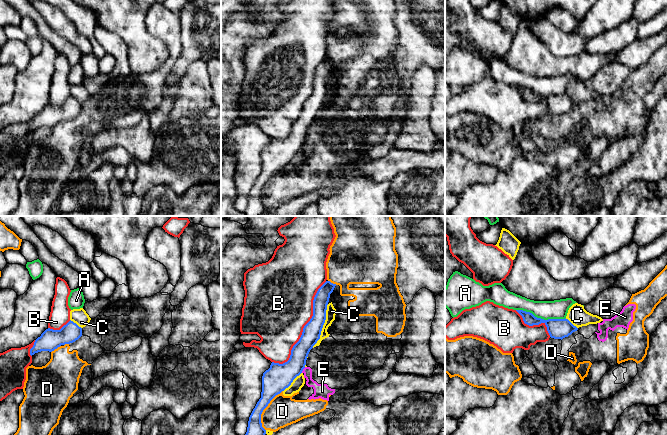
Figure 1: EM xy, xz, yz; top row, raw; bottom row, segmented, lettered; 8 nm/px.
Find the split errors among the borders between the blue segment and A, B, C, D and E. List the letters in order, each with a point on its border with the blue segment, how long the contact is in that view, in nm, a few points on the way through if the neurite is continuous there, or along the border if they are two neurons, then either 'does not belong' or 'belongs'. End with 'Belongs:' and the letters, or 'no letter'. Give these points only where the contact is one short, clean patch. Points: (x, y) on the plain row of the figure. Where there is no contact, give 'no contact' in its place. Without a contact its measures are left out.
A: contact yz (540, 94); length 400 nm; does not belong
B: contact xz (303, 104); length 800 nm; does not belong
C: contact xz (322, 102); length 380 nm; does not belong
D: contact xz (263, 185); length 360 nm; does not belong
E: contact xz (302, 146); length 60 nm; border xz (305, 143), (301, 148); does not belong
Belongs: no letter

